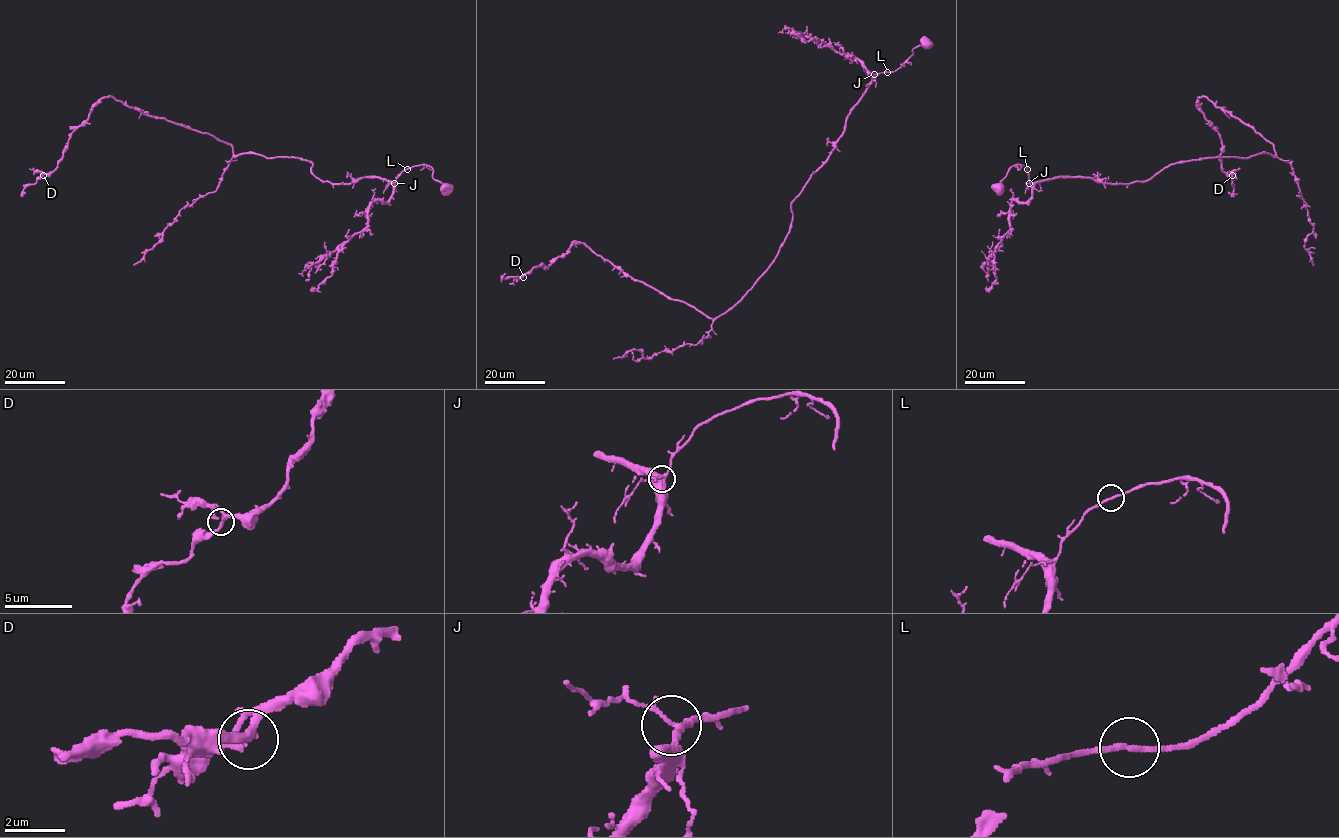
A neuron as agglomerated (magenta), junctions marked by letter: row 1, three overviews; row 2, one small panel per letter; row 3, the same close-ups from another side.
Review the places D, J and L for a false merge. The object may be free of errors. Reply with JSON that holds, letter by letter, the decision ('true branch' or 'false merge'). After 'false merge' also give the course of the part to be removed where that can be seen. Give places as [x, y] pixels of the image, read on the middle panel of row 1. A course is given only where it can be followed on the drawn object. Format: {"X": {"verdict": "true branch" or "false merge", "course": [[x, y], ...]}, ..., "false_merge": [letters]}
{"D": {"verdict": "true branch"}, "J": {"verdict": "true branch"}, "L": {"verdict": "true branch"}, "false_merge": []}

